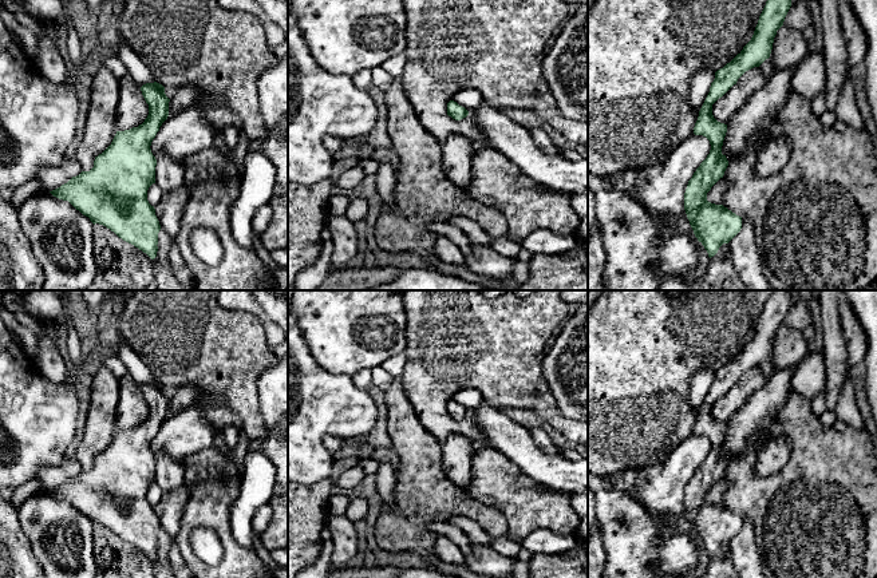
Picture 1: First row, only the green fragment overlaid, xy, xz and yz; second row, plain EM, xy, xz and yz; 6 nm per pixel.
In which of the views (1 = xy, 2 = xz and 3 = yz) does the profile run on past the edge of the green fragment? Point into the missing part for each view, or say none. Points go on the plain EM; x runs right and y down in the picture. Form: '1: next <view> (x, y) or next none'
1: next none
2: next none
3: next none

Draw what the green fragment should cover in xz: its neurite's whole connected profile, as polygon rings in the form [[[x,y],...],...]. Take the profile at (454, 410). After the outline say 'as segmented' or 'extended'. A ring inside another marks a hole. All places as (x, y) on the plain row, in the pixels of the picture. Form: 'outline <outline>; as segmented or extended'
outline [[[450,400],[447,403],[447,415],[455,420],[461,420],[469,415],[469,411],[465,407],[459,405],[457,401]]]; as segmented

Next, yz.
outline [[[774,290],[771,293],[751,340],[730,363],[715,372],[715,379],[694,427],[695,435],[703,435],[710,440],[711,450],[688,480],[684,492],[684,510],[695,537],[704,546],[710,558],[742,528],[742,516],[723,504],[707,500],[707,492],[723,478],[728,466],[726,455],[722,454],[727,424],[714,417],[712,404],[736,384],[746,371],[759,367],[770,357],[774,337],[783,325],[790,306],[791,290]]]; as segmented

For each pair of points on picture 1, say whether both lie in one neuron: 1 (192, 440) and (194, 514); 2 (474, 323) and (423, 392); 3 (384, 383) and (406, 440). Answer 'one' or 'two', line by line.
1: two
2: one
3: two

